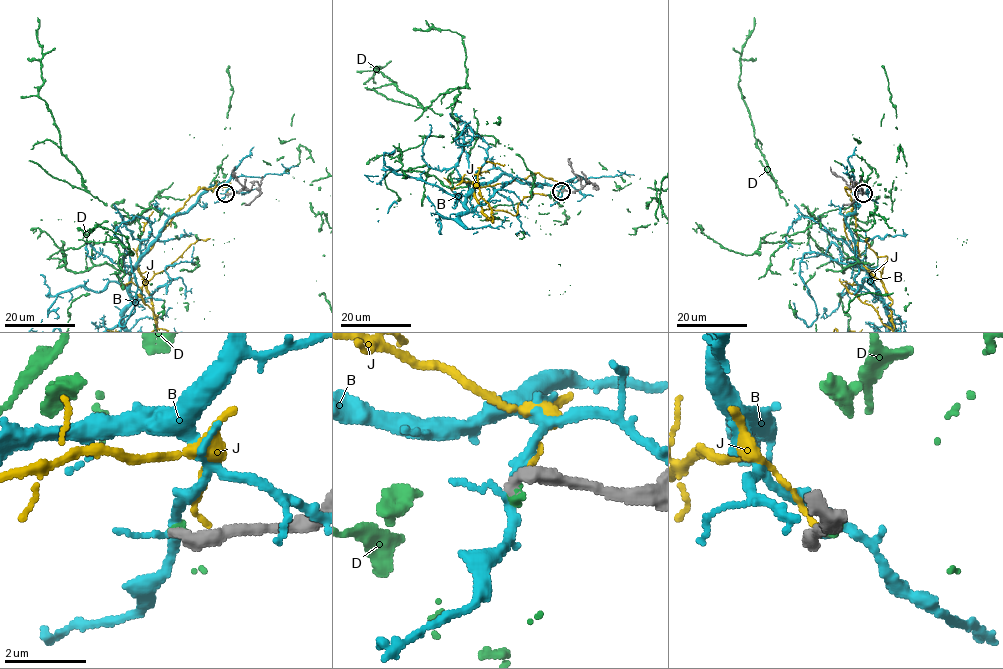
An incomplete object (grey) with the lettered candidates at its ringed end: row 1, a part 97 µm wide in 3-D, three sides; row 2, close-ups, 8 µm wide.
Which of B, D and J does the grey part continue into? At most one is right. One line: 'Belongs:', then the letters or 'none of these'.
Belongs: D

